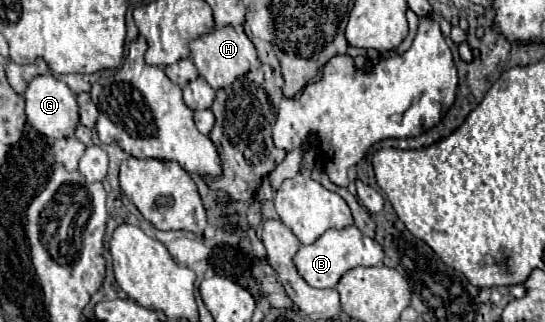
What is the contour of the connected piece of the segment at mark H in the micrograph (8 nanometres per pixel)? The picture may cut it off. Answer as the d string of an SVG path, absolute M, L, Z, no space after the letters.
M243 25L215 26L213 32L191 40L189 50L191 50L191 60L199 70L199 76L203 76L215 90L225 88L245 72L261 67L256 48L244 32Z

